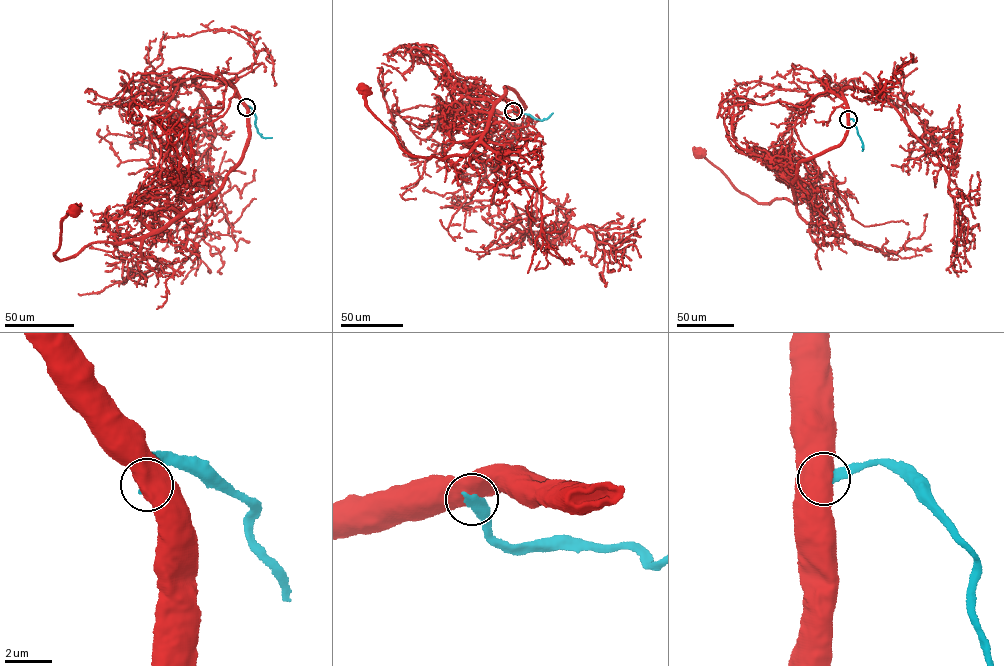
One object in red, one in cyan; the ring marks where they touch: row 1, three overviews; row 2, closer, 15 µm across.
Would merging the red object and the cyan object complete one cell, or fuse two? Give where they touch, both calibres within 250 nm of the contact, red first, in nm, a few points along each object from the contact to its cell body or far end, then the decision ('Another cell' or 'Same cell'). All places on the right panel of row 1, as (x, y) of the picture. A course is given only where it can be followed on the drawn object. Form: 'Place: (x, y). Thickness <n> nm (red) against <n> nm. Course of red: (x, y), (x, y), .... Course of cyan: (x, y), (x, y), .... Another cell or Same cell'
Place: (848, 119). Thickness 750 nm (red) against 400 nm. Course of red: (848, 119), (842, 142), (798, 164), (790, 182), (795, 204), (783, 197), (769, 203), (756, 202), (698, 153). Course of cyan: (848, 119), (855, 123), (862, 150). Another cell

